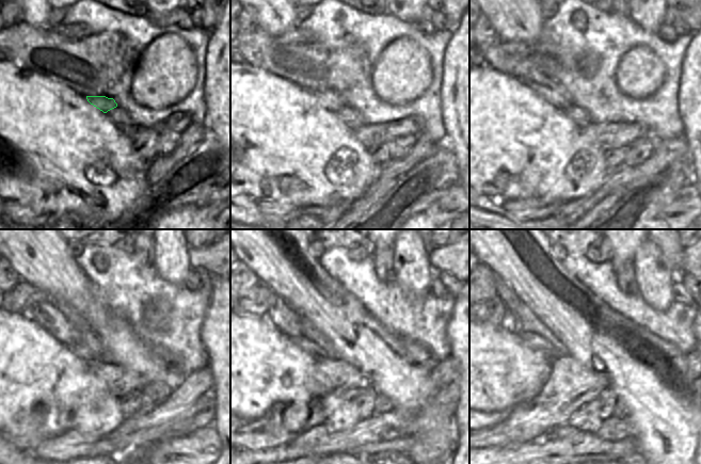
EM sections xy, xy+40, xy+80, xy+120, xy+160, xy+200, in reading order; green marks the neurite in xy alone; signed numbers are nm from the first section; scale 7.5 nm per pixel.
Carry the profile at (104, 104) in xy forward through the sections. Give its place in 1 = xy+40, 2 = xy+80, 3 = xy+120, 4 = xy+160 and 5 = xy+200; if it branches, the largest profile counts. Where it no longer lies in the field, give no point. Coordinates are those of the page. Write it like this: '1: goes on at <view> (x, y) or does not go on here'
1: goes on at xy+40 (330, 100)
2: goes on at xy+80 (560, 101)
3: goes on at xy+120 (46, 315)
4: goes on at xy+160 (280, 314)
5: goes on at xy+200 (518, 315)

